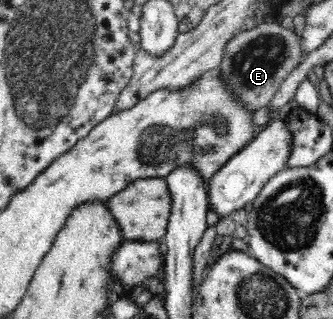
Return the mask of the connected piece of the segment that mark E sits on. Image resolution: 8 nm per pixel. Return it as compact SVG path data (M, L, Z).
M278 23L258 26L256 32L241 33L226 45L226 53L221 58L221 70L229 77L234 93L258 110L270 105L271 99L281 90L289 73L306 57L308 51L303 46L303 36L293 29Z

